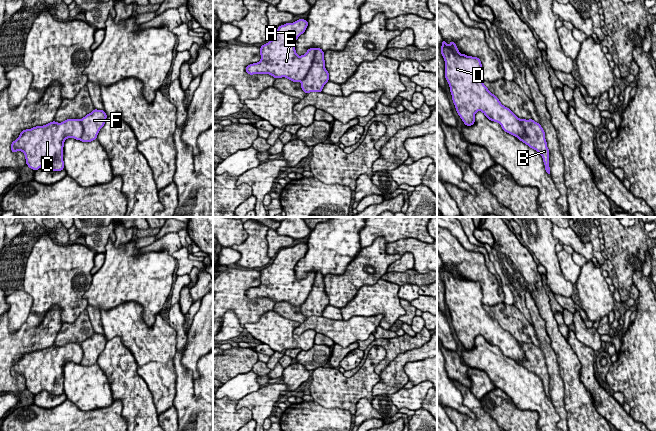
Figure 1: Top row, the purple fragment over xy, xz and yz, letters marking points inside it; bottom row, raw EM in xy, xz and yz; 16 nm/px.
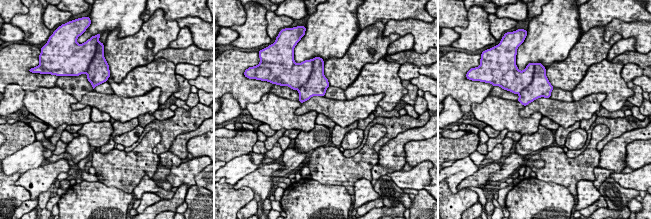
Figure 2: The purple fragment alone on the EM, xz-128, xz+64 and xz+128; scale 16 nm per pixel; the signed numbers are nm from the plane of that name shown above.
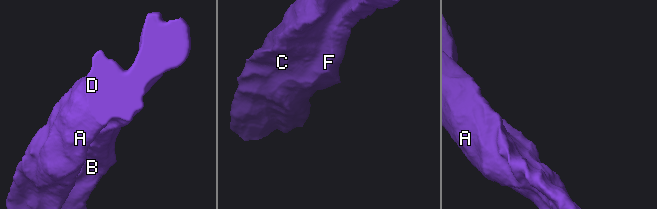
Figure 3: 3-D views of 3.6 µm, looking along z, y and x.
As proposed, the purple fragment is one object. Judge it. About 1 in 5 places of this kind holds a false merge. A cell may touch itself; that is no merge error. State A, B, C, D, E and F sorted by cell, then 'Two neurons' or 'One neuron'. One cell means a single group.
Groups: A B C D E F. One neuron

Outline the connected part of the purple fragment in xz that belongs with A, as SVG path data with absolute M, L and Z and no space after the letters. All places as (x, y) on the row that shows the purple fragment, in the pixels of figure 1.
M304 19L280 25L274 38L260 47L261 60L248 65L246 72L249 75L269 74L275 79L285 77L300 82L306 94L322 92L329 81L324 52L321 48L309 48L306 54L298 56L295 50L295 42L307 26L308 22Z

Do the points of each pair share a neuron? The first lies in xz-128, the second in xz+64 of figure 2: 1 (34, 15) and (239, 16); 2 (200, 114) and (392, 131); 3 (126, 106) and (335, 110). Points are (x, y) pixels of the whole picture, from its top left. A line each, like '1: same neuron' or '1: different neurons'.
1: different neurons
2: same neuron
3: same neuron

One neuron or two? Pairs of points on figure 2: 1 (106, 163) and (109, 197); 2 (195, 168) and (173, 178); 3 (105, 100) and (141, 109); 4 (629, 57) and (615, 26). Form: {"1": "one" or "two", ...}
{"1": "two", "2": "one", "3": "one", "4": "two"}

